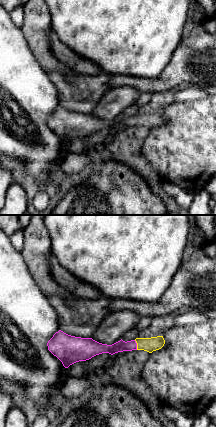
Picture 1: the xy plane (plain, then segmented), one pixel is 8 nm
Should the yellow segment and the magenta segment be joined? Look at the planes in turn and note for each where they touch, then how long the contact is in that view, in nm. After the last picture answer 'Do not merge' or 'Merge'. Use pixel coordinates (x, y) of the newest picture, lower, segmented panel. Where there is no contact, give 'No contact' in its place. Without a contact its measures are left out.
Touches yellow at (137, 345). Shared border 80 nm

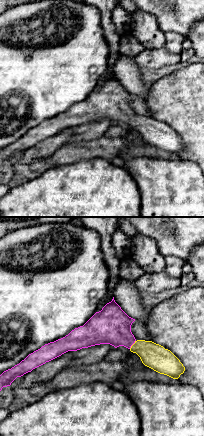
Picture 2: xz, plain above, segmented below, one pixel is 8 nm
Touches yellow at (133, 344). Shared border 90 nm

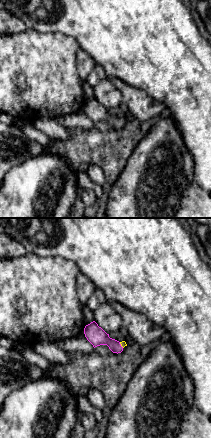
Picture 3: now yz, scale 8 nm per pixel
Touches yellow at (121, 345). Shared border 60 nm

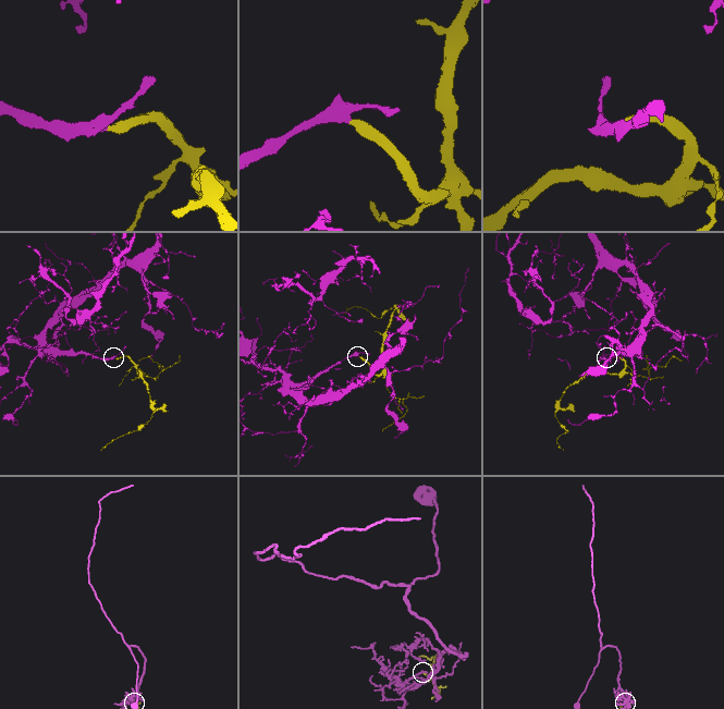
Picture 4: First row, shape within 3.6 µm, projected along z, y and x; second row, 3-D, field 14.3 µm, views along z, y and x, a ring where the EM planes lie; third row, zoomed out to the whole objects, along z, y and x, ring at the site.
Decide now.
Merge

